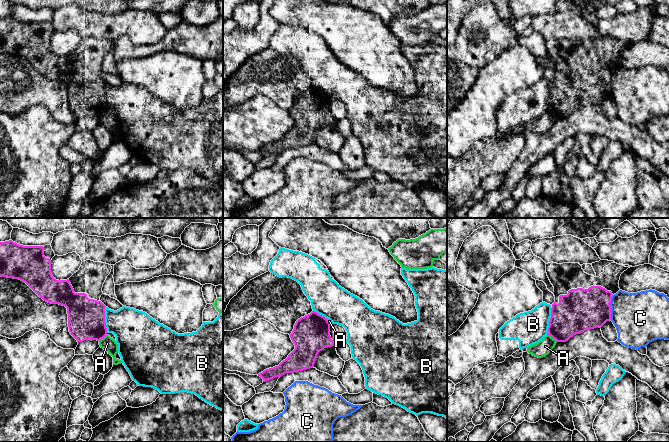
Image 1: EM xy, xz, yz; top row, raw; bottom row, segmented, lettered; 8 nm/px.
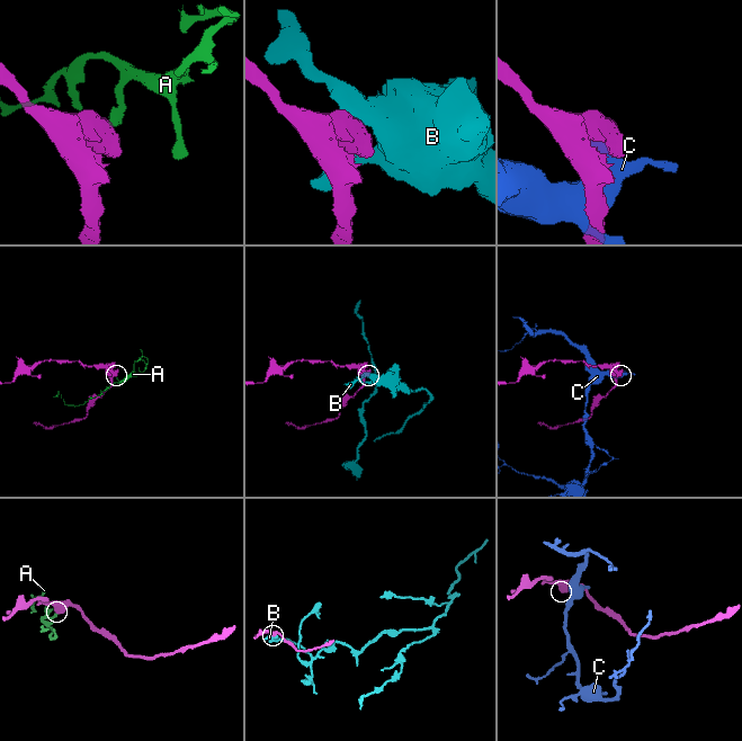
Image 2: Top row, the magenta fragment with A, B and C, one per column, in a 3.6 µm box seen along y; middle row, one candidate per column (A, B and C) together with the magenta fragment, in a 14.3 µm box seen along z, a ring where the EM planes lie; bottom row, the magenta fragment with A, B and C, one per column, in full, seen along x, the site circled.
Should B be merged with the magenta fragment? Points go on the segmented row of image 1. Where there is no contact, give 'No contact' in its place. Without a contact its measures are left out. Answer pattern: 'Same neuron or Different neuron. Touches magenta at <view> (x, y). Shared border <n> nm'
Different neuron. Touches magenta at yz (549, 321). Shared border 220 nm

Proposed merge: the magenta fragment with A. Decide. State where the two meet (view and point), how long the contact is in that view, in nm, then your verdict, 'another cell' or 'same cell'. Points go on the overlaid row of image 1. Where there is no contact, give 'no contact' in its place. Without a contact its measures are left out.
yz (552, 337) | 110 nm | another cell

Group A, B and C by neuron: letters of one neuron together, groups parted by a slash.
A / B / C

